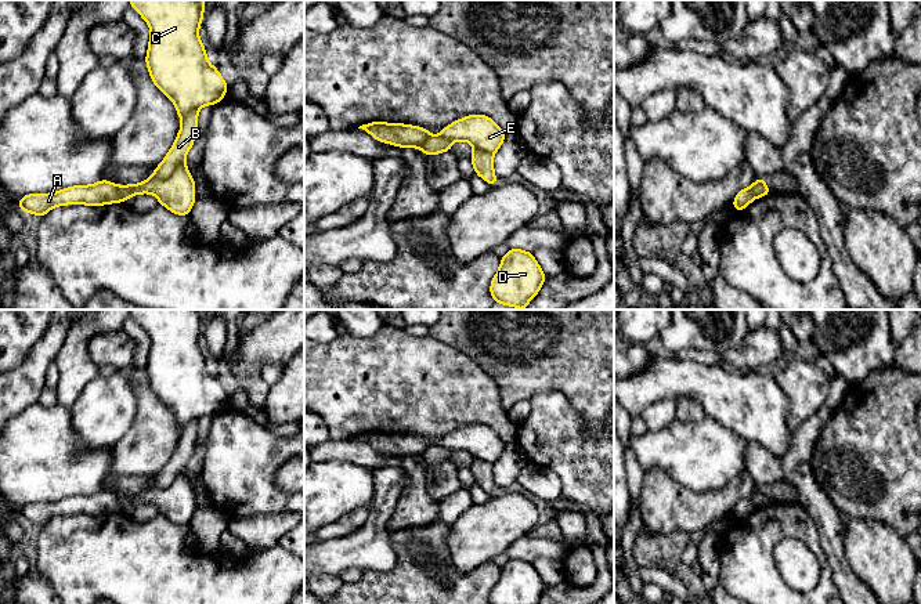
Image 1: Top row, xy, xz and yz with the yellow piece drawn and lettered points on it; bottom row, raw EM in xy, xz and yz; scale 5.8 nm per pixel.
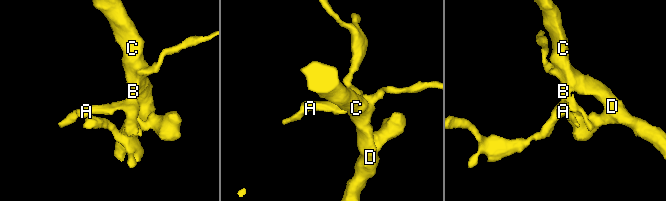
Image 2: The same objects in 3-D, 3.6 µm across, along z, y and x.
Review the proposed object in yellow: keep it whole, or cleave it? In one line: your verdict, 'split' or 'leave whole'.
split

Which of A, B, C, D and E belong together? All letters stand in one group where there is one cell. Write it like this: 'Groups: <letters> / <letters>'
Groups: A C D E / B

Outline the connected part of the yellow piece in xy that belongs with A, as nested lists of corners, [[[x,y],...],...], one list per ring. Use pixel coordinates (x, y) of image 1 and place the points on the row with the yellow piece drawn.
[[[101,180],[93,185],[75,185],[53,194],[29,194],[19,199],[21,211],[29,211],[43,217],[55,206],[89,205],[101,206],[126,202],[118,185],[108,180]]]

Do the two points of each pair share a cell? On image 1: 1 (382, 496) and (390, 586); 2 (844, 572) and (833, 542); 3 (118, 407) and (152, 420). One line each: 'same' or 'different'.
1: different
2: same
3: different

